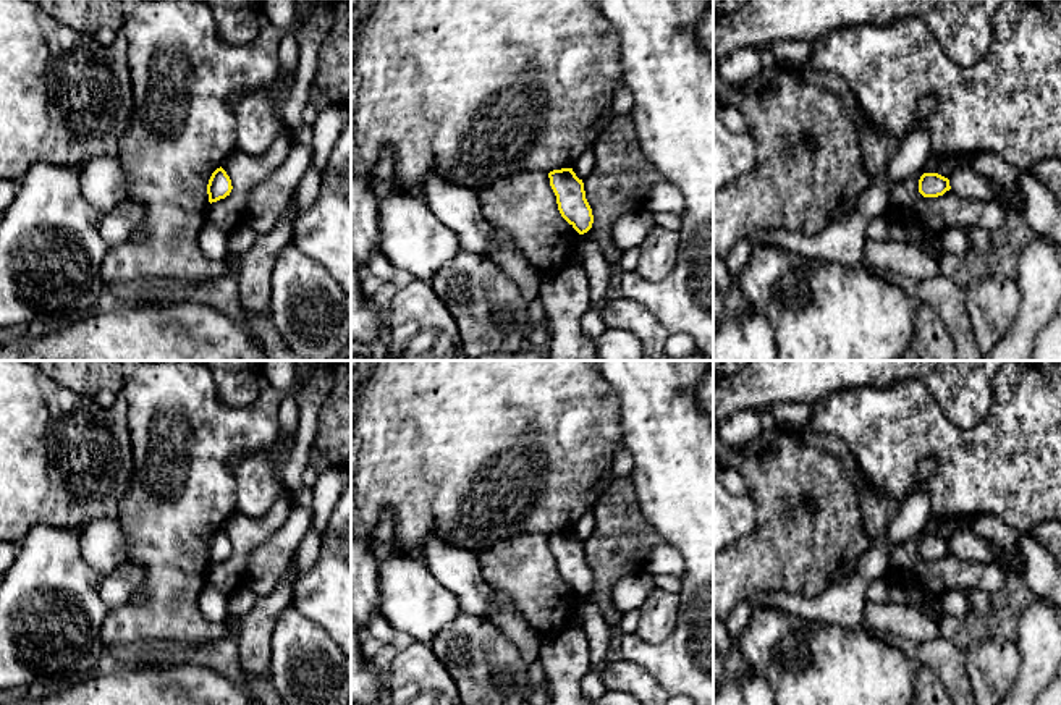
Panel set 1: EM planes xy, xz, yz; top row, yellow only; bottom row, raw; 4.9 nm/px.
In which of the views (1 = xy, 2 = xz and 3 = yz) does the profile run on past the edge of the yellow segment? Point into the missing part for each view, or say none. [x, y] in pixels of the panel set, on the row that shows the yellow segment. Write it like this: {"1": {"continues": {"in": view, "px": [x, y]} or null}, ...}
{"1": {"continues": null}, "2": {"continues": null}, "3": {"continues": null}}

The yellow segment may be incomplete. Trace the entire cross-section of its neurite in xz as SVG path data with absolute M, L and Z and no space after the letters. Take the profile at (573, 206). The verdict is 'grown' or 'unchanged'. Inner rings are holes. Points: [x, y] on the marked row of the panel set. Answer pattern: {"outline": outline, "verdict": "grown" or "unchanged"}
{"outline": "M573 168L553 170L548 173L550 186L556 196L561 217L579 233L592 228L594 215L585 199L584 183Z", "verdict": "unchanged"}

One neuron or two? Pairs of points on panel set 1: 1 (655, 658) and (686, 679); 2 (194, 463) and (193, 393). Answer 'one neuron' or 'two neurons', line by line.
1: one neuron
2: one neuron

